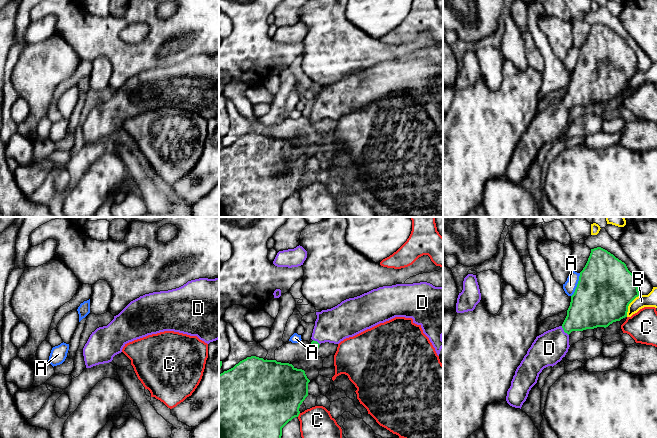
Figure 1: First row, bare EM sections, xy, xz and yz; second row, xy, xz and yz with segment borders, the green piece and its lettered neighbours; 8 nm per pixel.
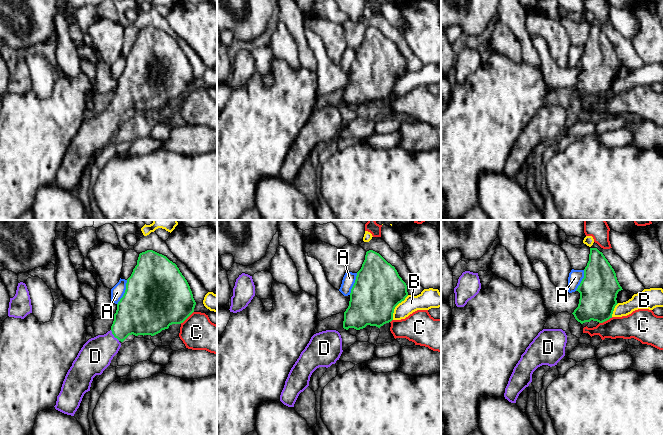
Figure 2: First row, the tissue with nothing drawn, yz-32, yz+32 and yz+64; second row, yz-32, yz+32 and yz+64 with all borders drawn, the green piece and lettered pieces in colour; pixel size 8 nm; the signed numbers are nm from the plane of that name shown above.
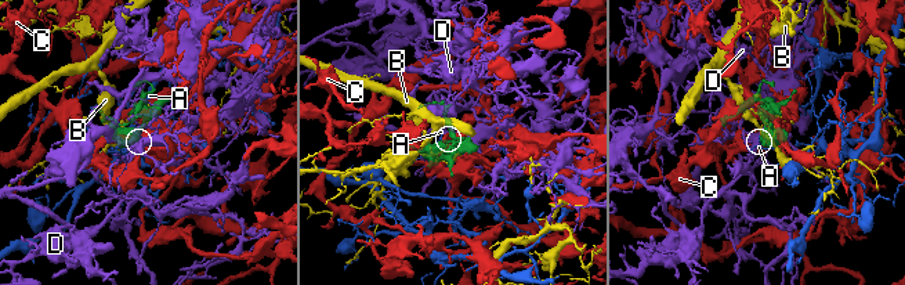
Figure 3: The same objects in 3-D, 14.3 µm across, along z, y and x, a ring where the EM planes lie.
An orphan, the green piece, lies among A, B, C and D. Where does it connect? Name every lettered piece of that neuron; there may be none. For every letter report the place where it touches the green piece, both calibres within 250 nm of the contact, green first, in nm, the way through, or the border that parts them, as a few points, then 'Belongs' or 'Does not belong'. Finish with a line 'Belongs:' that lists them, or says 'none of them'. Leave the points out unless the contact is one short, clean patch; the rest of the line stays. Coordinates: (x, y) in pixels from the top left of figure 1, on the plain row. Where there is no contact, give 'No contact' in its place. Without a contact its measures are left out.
A: Touches green at yz (577, 61). Thickness 460 nm (green) against 100 nm. Does not belong
B: Touches green at yz (628, 81). Thickness 460 nm (green) against 110 nm. Does not belong
C: Touches green at xz (298, 191). Thickness 460 nm (green) against 320 nm. Does not belong
D: Touches green at yz (564, 107). Thickness 300 nm (green) against 260 nm. Path across: yz (587, 86), (564, 107), (549, 124). Belongs
Belongs: D

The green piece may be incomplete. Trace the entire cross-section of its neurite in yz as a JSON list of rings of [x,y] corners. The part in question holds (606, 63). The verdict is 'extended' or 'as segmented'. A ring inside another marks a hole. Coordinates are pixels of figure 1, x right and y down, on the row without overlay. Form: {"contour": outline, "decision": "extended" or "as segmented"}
{"contour": [[[601,23],[591,25],[588,37],[580,48],[575,68],[571,72],[563,100],[536,113],[515,147],[507,167],[507,179],[521,185],[542,146],[548,142],[553,143],[565,133],[570,123],[569,110],[572,107],[606,104],[613,98],[620,97],[627,93],[629,80],[639,71],[636,55],[624,38]]], "decision": "extended"}

